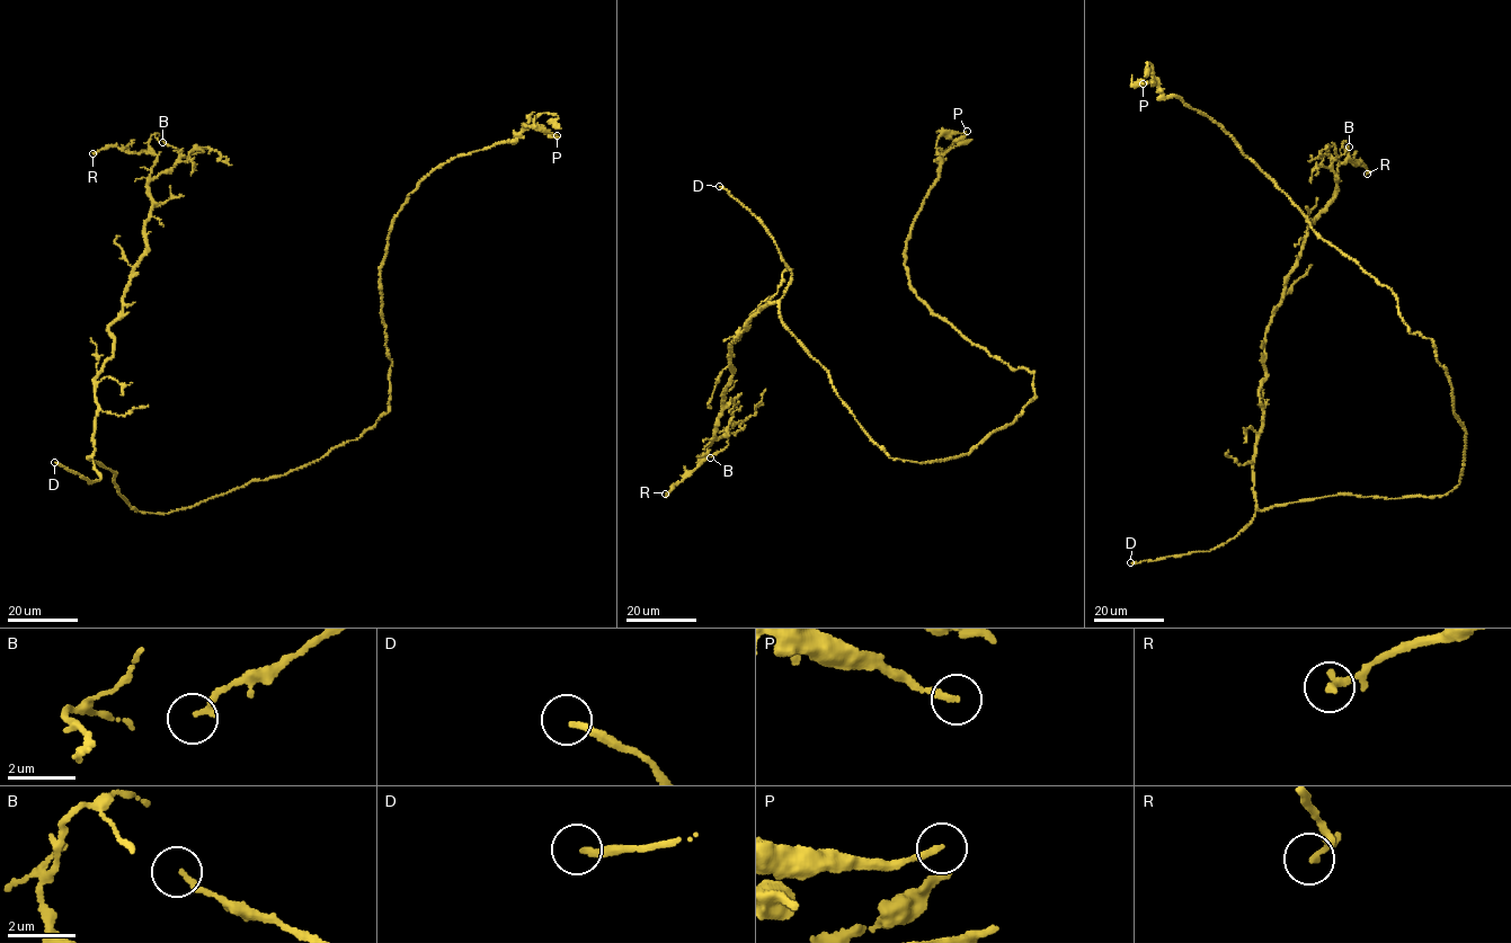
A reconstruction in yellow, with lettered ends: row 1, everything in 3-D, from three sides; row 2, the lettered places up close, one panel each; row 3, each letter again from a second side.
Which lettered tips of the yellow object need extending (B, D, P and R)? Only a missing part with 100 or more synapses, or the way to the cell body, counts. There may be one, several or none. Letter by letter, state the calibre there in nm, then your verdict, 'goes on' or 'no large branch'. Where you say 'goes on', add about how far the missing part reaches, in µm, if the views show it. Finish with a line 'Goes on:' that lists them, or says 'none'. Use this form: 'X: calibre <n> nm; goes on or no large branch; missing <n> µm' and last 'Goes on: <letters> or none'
B: calibre 180 nm; no large branch
D: calibre 190 nm; goes on; missing 15 µm
P: calibre 180 nm; no large branch
R: calibre 200 nm; no large branch
Goes on: D

